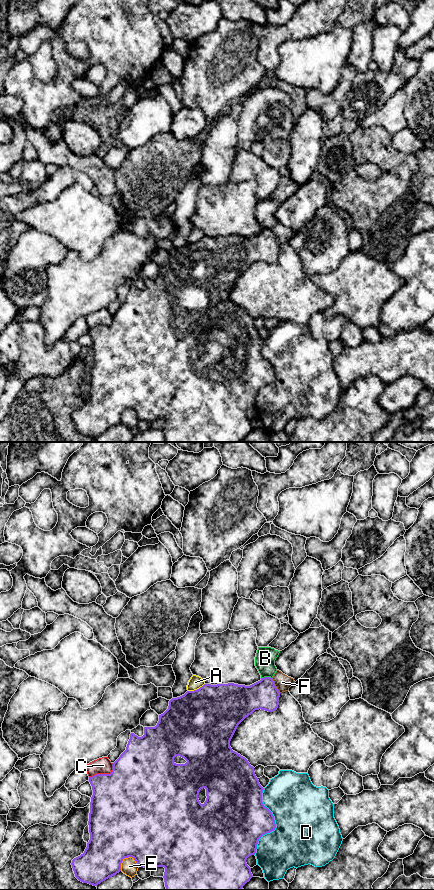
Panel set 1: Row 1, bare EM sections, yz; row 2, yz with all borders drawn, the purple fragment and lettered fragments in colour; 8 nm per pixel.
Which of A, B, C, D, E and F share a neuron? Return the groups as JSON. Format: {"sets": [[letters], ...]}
{"sets": [["A"], ["B"], ["C"], ["D"], ["E"], ["F"]]}

